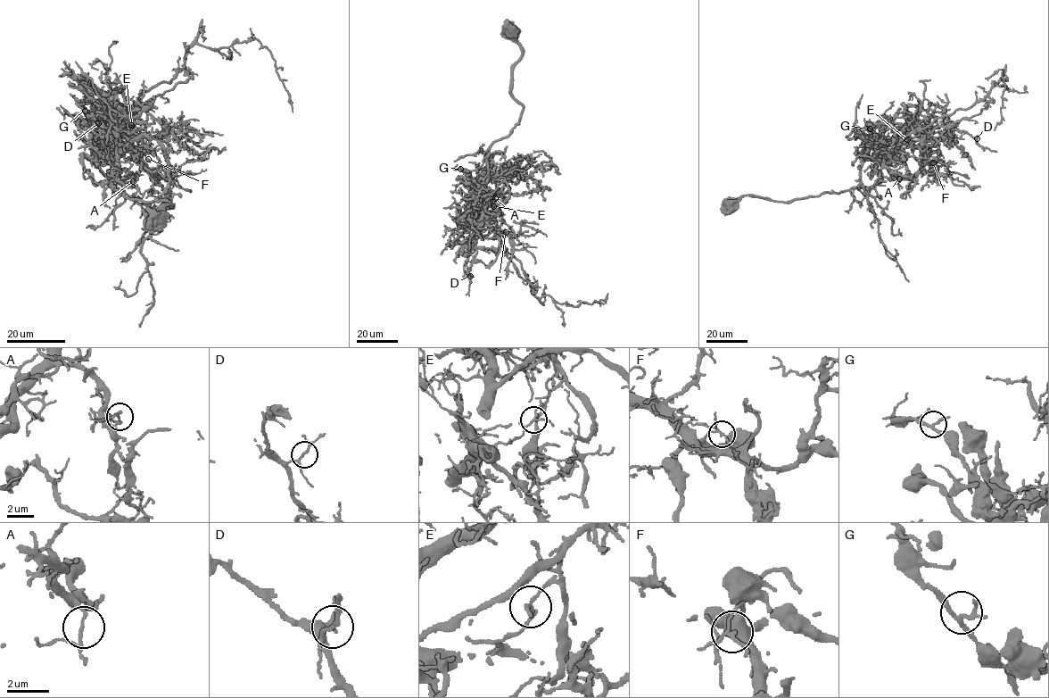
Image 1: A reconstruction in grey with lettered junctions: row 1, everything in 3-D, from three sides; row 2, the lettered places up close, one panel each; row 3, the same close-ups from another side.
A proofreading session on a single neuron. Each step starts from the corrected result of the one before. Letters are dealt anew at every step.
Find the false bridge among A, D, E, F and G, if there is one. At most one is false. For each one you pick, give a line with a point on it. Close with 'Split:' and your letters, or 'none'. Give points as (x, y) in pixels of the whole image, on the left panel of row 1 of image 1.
E: at (131, 125)
Split: E

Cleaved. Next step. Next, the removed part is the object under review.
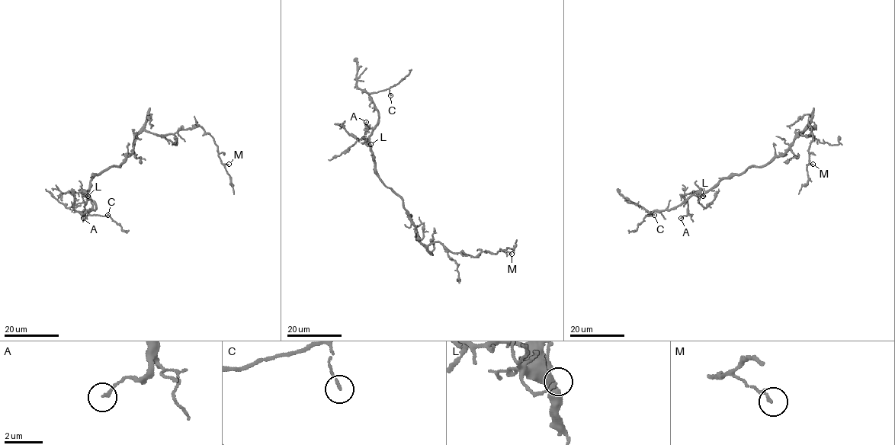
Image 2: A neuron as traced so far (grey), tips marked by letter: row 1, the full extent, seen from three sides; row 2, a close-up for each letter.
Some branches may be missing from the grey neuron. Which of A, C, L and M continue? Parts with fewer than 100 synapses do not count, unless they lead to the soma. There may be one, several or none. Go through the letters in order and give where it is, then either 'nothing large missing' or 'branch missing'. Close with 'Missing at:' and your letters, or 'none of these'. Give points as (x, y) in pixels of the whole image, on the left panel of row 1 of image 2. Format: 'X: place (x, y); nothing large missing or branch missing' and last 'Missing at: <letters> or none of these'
A: place (83, 218); nothing large missing
C: place (107, 215); nothing large missing
L: place (88, 196); nothing large missing
M: place (229, 164); nothing large missing
Missing at: none of these

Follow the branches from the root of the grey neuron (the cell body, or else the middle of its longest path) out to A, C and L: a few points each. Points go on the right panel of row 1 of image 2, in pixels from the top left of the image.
A: (768, 161), (750, 166), (739, 174), (723, 177), (706, 191), (691, 194), (688, 214), (681, 218)
C: (768, 161), (723, 177), (675, 206), (647, 216), (654, 215)
L: (768, 161), (762, 166), (750, 166), (739, 174), (723, 177), (704, 191), (703, 196)

